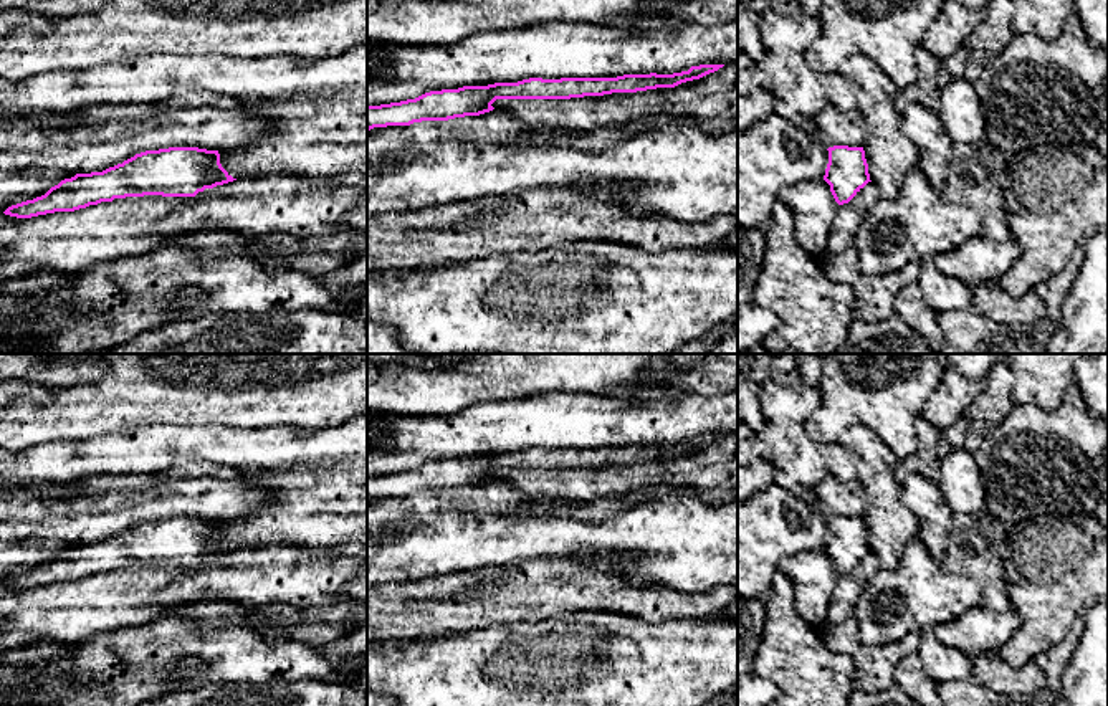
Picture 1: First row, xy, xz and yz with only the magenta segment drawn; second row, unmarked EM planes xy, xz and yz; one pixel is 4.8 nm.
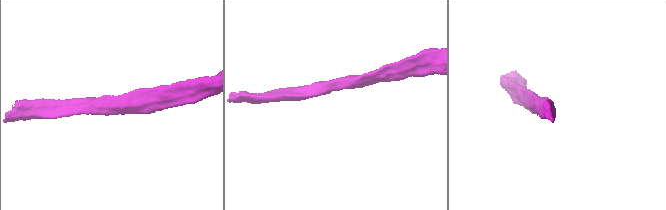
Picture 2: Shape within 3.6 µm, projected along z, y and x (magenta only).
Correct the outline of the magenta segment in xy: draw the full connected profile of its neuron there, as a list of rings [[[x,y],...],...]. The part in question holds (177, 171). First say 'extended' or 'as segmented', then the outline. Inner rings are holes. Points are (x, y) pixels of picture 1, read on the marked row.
as segmented; [[[198,147],[146,150],[103,172],[64,179],[45,195],[12,205],[3,213],[31,218],[126,197],[195,197],[205,188],[233,180],[236,179],[222,167],[218,150]]]

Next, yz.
as segmented; [[[829,147],[824,180],[838,205],[848,203],[870,180],[863,147]]]

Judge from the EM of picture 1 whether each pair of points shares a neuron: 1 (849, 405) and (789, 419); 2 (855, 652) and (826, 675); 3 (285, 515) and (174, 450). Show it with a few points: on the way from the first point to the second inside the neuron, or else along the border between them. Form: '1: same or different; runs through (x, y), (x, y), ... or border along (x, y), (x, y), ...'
1: different; border along (812, 410), (804, 424), (804, 430), (821, 445)
2: different; border along (819, 632), (829, 648), (852, 658), (855, 688)
3: same; runs through (276, 480), (235, 448), (209, 448)

